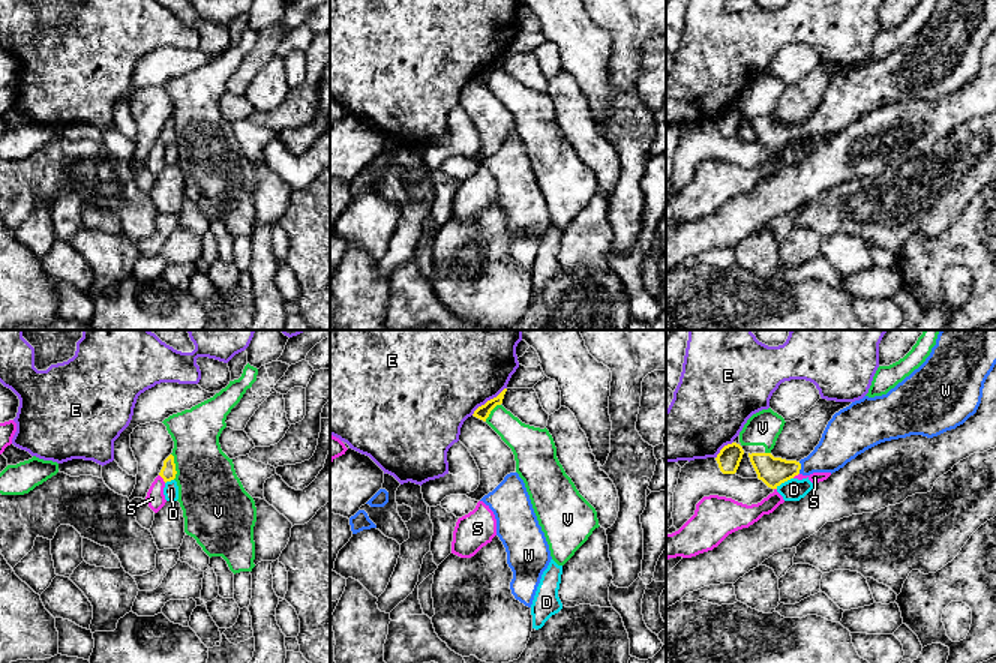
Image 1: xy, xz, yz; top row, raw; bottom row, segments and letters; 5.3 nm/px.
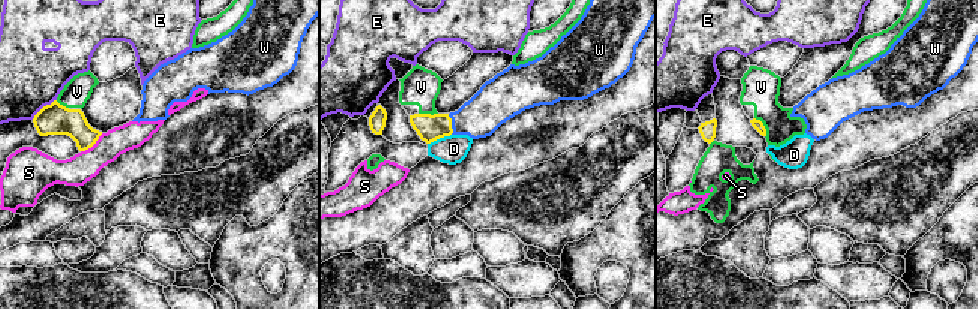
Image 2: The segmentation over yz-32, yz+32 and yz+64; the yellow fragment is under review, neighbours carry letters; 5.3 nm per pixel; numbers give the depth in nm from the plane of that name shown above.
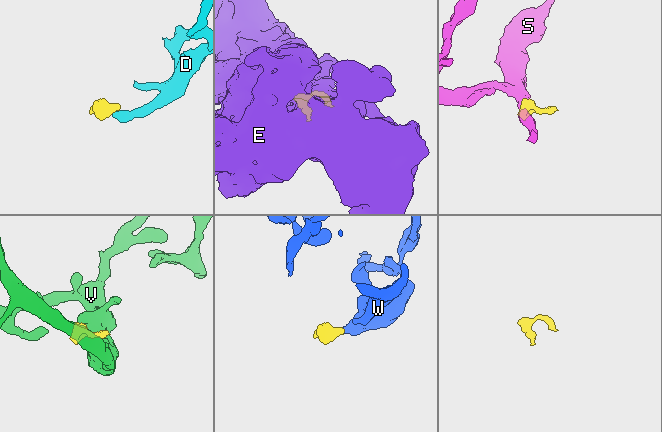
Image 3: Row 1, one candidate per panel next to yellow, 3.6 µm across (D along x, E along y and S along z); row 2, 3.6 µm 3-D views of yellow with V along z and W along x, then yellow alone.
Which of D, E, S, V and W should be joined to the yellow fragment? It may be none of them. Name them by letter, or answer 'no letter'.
W

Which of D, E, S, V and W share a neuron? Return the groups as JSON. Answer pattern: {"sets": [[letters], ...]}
{"sets": [["D"], ["E"], ["S"], ["V"], ["W"]]}

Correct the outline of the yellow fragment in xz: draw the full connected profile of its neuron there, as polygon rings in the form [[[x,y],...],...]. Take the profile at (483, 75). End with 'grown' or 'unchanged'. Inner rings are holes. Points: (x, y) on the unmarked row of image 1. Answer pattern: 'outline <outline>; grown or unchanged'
outline [[[504,52],[496,62],[488,64],[484,69],[478,70],[474,75],[474,81],[486,86],[486,82],[489,81],[490,75],[496,70],[502,68],[504,58],[506,58],[507,52]]]; unchanged

